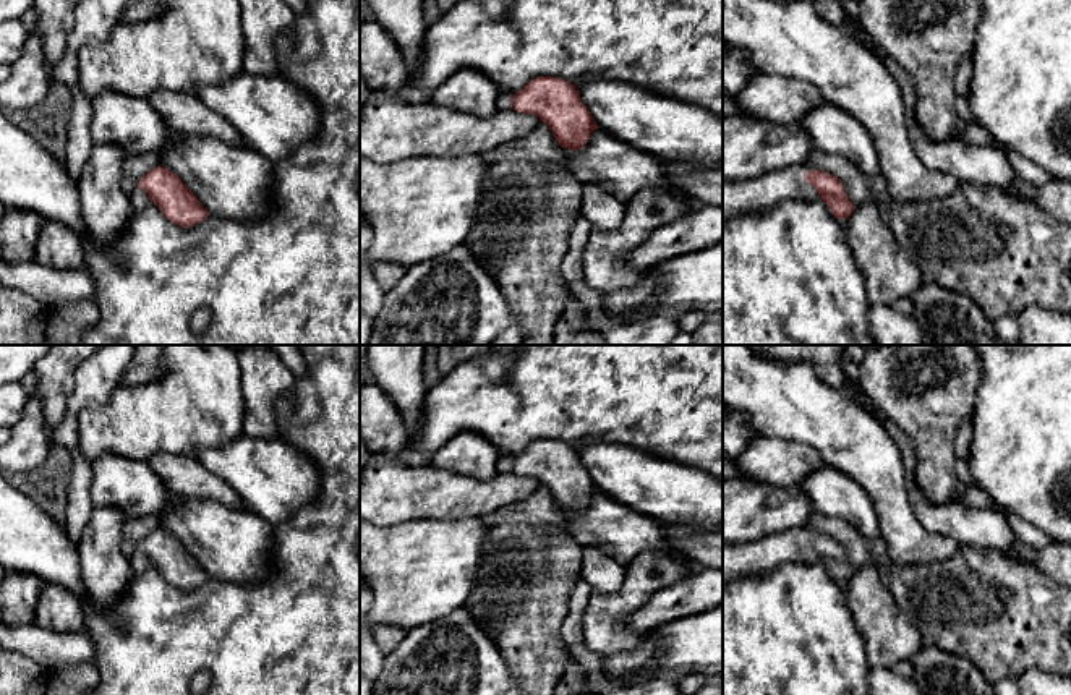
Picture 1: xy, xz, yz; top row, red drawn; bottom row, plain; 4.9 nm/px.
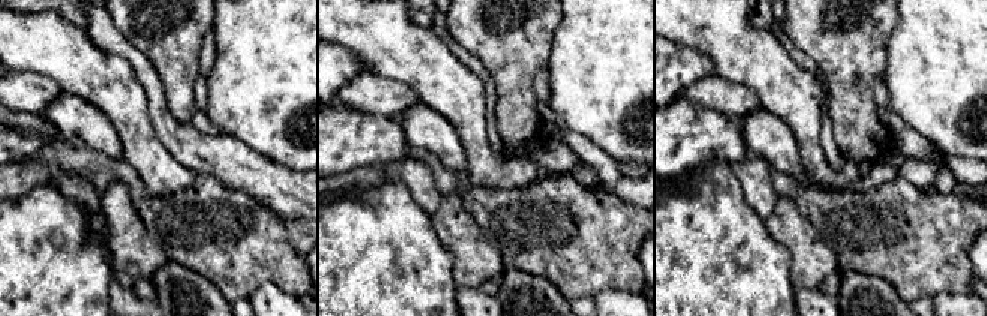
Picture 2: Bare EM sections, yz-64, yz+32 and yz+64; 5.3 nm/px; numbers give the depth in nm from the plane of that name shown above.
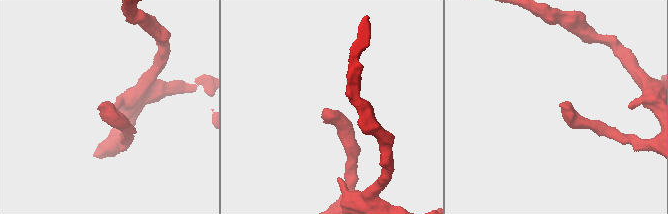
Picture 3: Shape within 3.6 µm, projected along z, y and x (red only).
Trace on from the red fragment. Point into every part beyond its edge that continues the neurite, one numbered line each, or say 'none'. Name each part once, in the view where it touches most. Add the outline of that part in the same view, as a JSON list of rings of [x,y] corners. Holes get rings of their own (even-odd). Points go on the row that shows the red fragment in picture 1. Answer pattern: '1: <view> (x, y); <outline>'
1: yz (759, 193); [[[787,167],[750,180],[723,183],[723,220],[736,212],[768,209],[781,199],[818,199],[823,203],[817,190],[804,180],[802,168]],[[826,204],[825,207],[833,215]],[[847,219],[836,220],[843,227],[847,225]]]

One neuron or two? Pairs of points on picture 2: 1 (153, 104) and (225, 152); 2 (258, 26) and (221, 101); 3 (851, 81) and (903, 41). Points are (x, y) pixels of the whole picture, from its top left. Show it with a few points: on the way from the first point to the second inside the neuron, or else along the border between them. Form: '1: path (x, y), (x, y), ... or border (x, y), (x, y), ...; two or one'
1: path (167, 123), (194, 150), (206, 152); one
2: path (258, 44), (258, 63), (239, 83); one
3: border (899, 20), (888, 41), (888, 63), (884, 78); two

